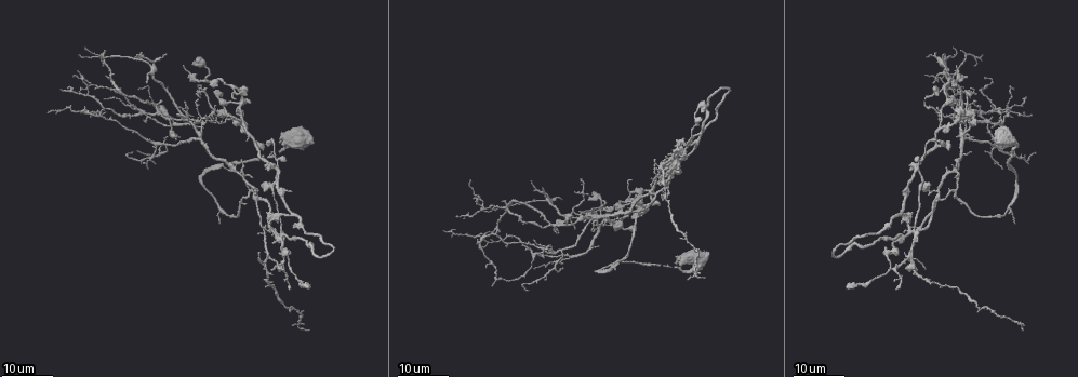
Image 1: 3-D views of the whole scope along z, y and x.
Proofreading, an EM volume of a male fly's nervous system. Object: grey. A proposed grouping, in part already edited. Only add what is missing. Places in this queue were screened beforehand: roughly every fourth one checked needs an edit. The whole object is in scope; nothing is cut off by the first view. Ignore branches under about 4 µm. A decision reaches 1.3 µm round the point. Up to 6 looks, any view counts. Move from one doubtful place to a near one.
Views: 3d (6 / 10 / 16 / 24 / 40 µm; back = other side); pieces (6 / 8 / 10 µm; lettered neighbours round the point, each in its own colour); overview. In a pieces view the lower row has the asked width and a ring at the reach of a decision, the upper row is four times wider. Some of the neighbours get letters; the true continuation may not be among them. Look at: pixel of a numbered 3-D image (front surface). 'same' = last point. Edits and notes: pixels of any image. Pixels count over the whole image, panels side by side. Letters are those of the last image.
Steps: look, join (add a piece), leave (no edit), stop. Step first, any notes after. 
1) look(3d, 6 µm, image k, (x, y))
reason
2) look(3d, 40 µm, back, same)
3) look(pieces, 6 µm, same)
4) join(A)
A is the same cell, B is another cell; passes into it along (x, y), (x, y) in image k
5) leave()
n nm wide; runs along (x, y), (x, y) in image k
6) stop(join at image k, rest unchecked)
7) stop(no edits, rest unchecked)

look(3d, 16 µm, image 1, (500, 231))
tapers out

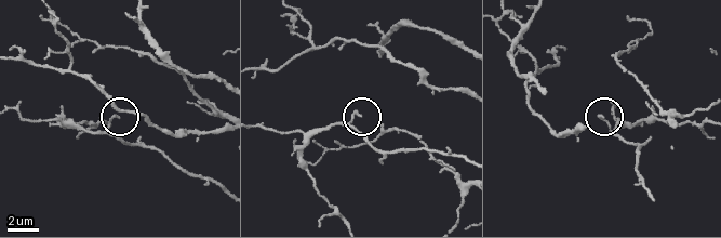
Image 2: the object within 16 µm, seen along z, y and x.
look(pieces, 6 µm, image 2, (117, 117))

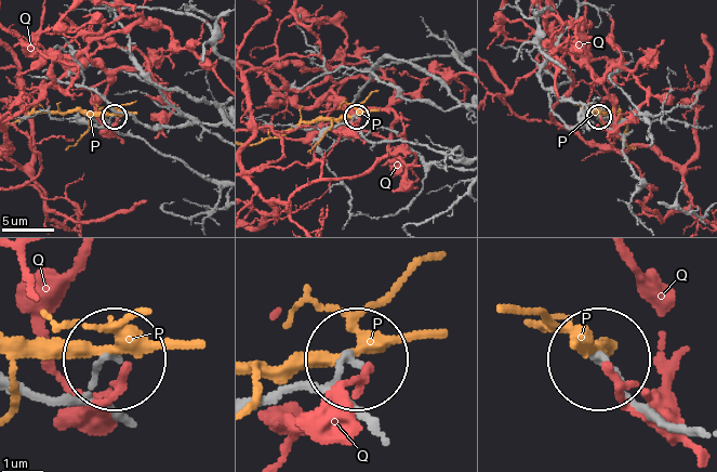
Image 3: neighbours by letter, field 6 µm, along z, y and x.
leave()
150 nm wide; P and Q are other cells; runs along (696, 437), (655, 417), (607, 358) in image 3; none of them fits

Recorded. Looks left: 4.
look(3d, 24 µm, image 1, (560, 199))
branch stops here

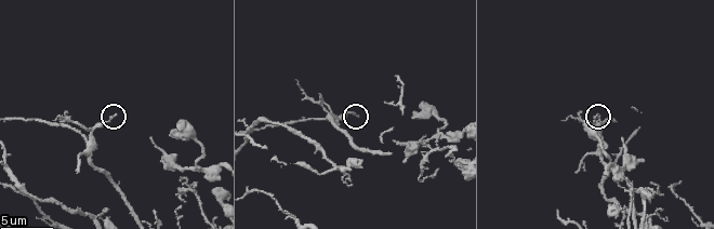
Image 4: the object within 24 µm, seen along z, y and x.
look(pieces, 10 µm, image 4, (357, 115))
what lies round it

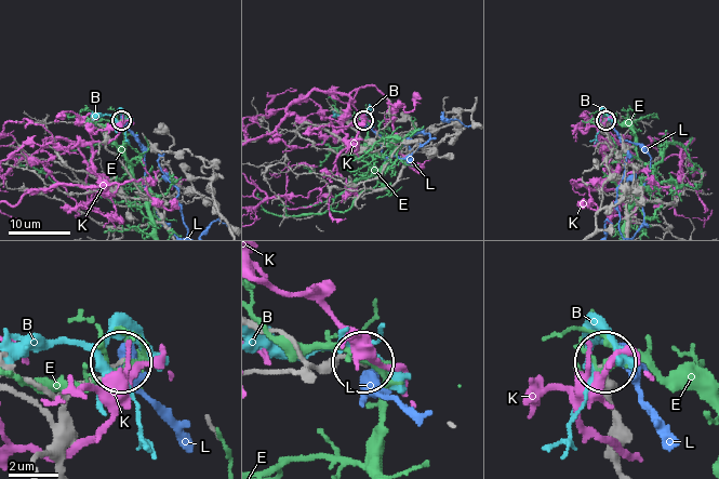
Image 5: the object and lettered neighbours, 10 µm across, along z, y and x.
leave()
140 nm wide; B, E, K and L are other cells; runs along (61, 463), (63, 407), (120, 366) in image 5; no lettered piece goes on from it

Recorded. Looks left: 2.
look(3d, 10 µm, image 4, (577, 169))
thin end

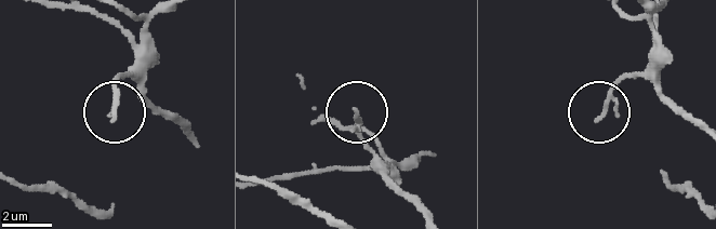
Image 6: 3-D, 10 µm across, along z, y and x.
look(pieces, 10 µm, image 6, (115, 116))

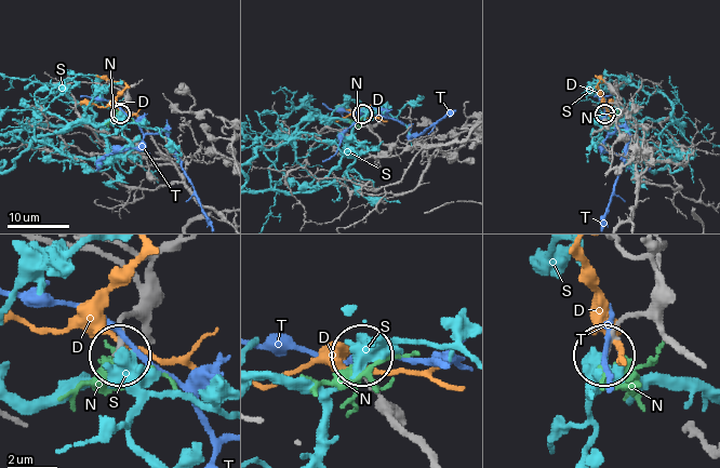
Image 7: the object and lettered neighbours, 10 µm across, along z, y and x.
leave()
D, N, S and T are other cells; no lettered piece goes on from it

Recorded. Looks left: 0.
stop(no edits, rest unchecked)

